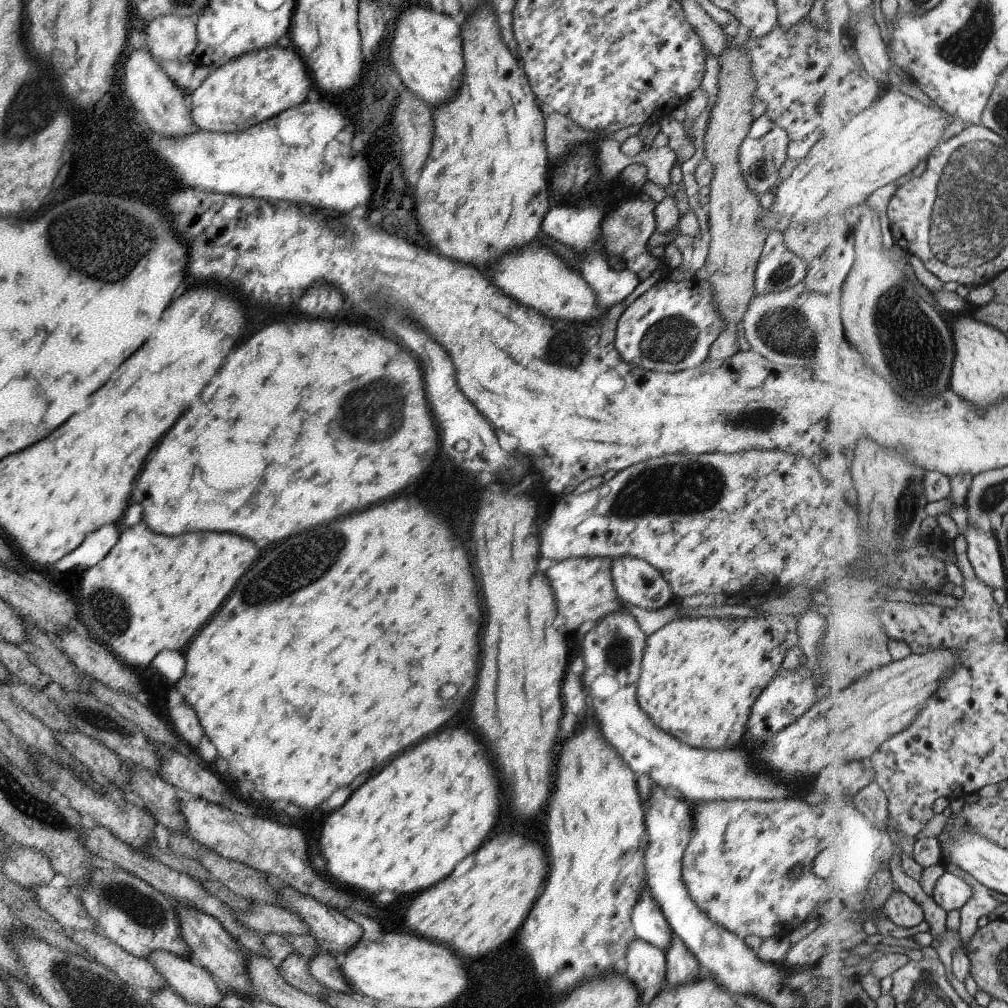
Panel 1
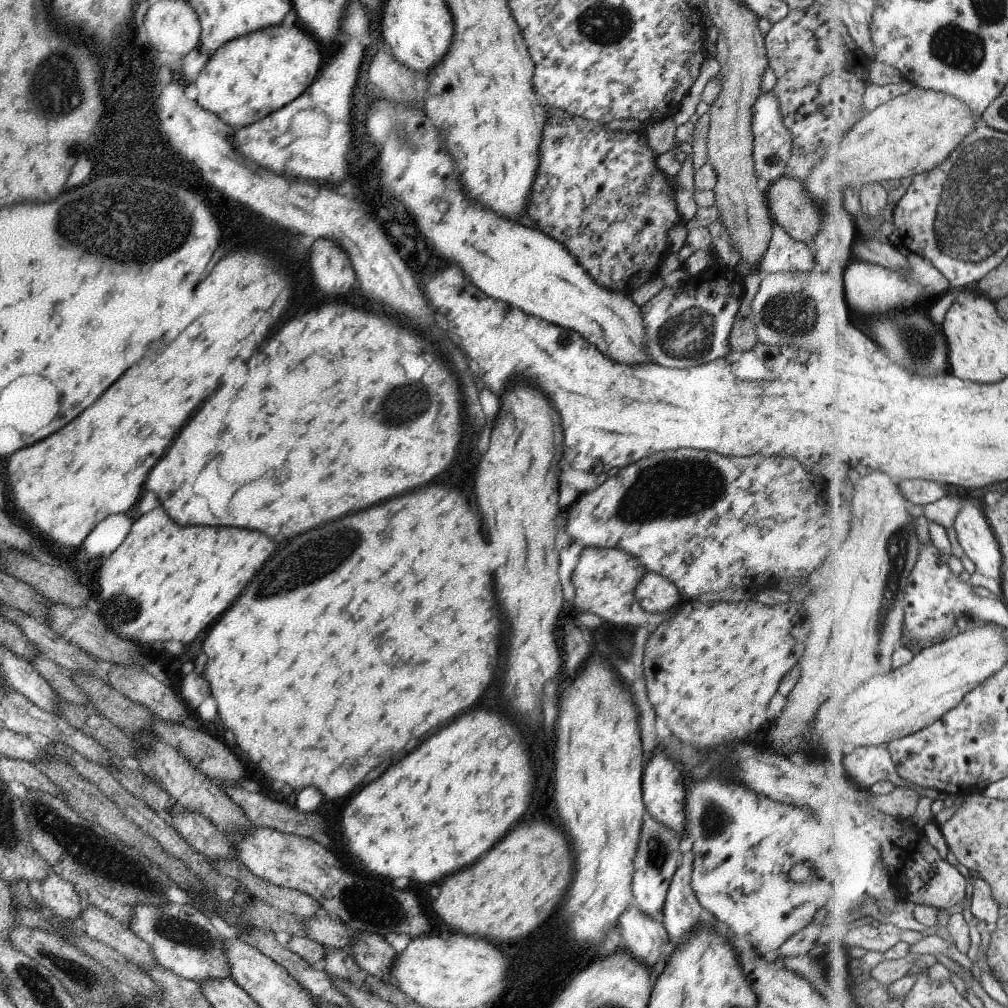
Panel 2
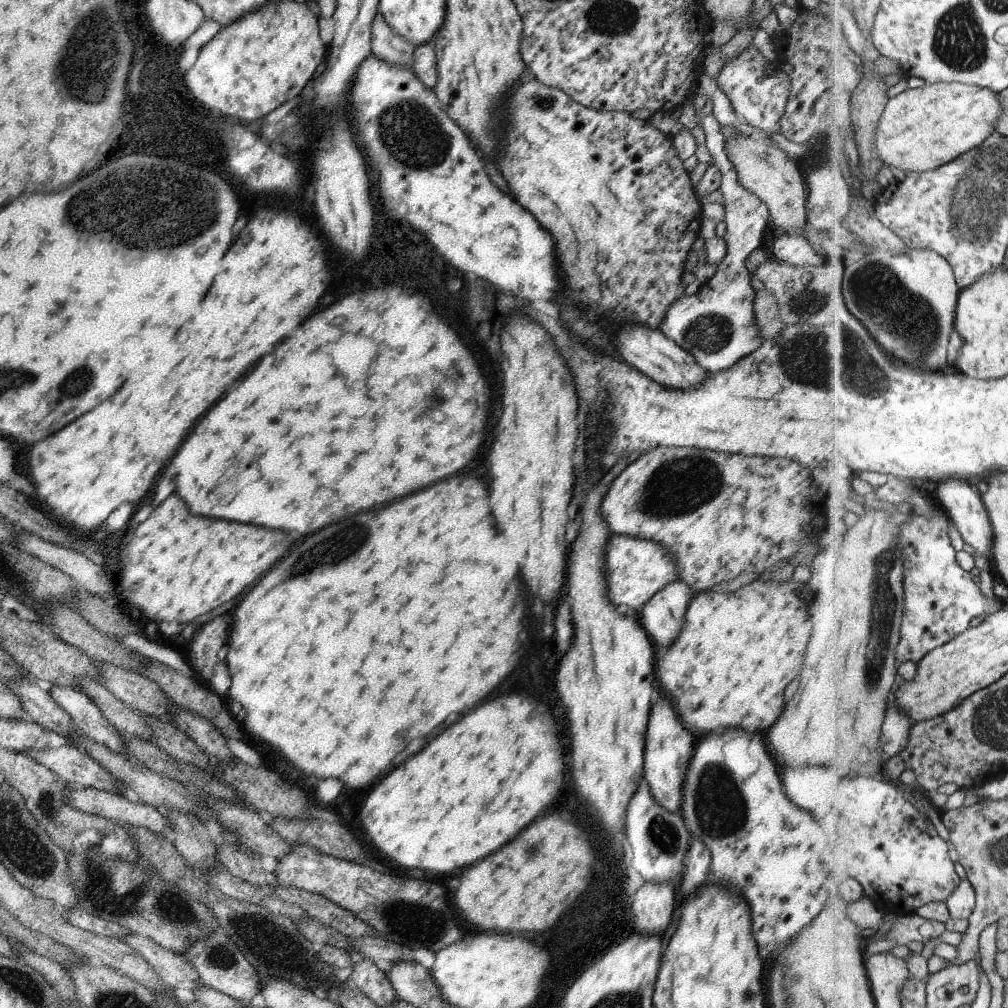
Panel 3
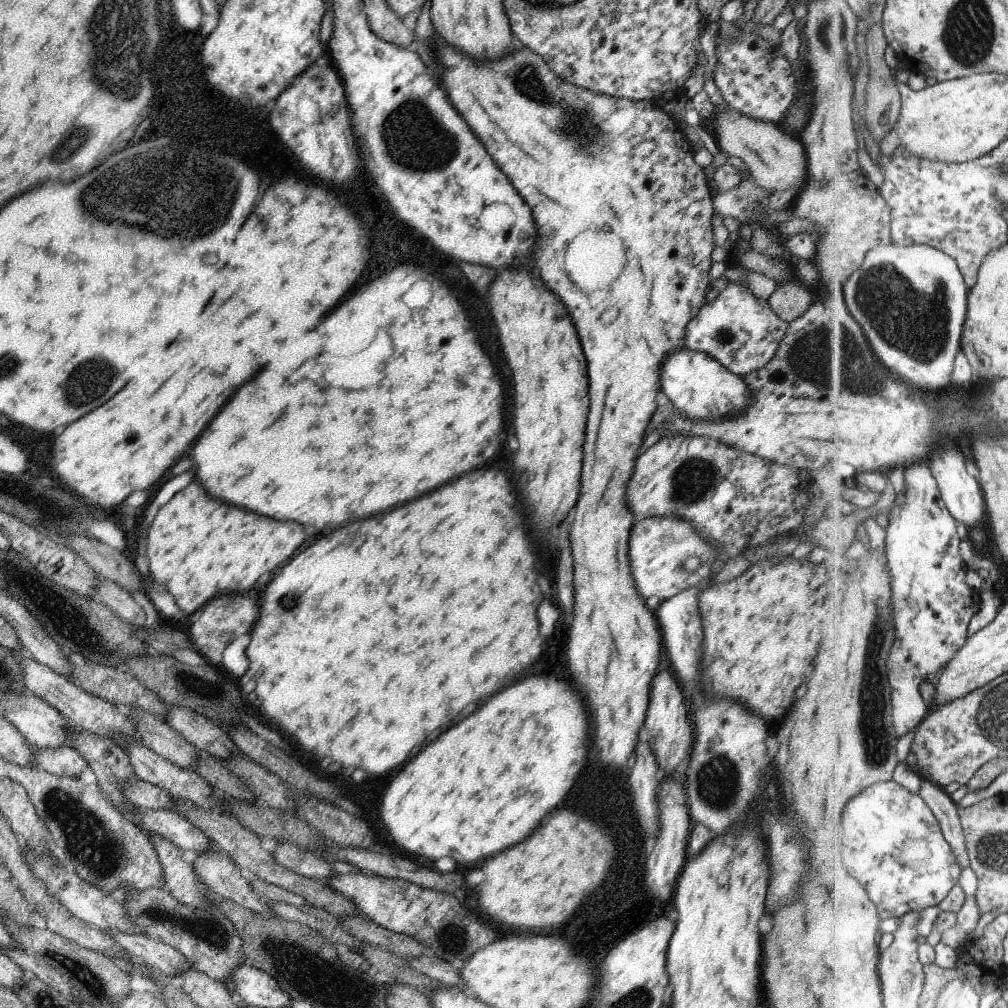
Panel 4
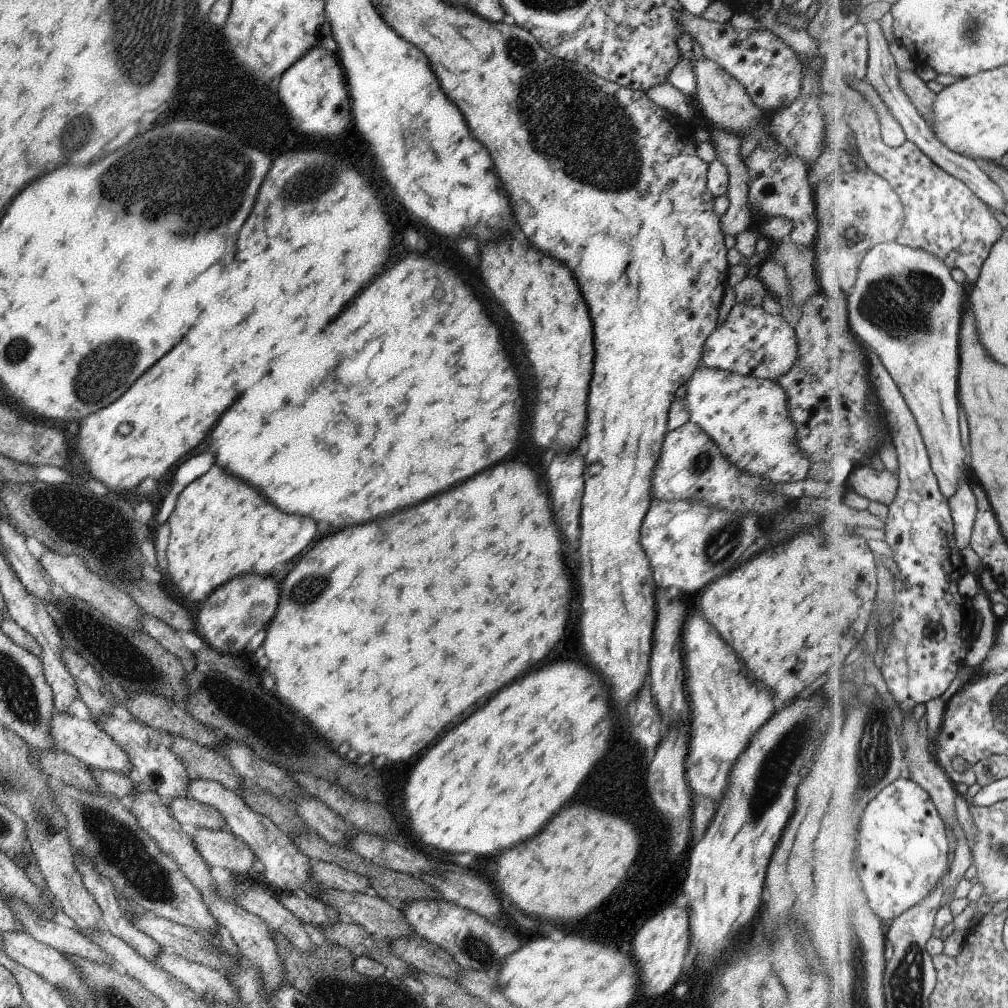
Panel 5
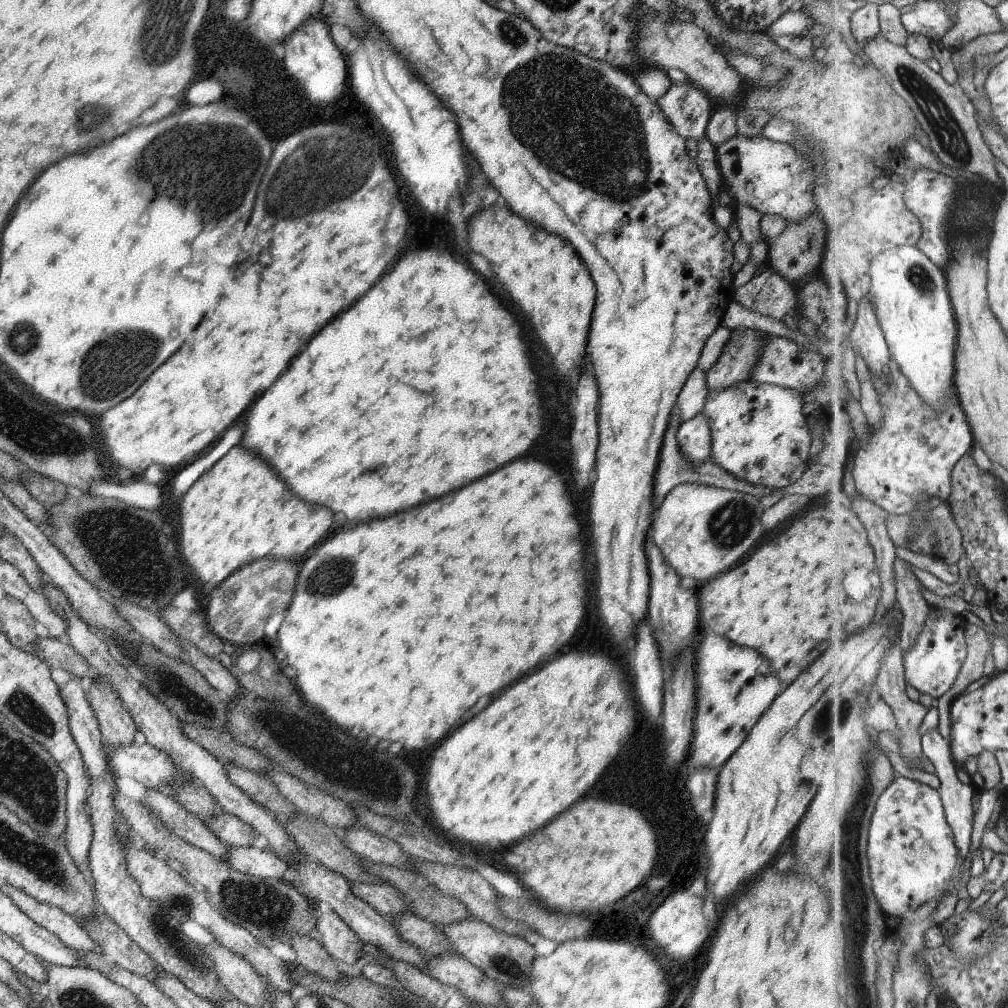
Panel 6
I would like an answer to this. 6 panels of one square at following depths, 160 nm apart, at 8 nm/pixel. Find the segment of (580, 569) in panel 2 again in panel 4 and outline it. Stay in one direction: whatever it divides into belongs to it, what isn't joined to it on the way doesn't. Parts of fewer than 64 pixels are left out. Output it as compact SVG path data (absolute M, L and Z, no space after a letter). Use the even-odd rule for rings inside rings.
M675 515L650 516L637 522L629 536L629 562L637 592L645 598L657 596L661 601L688 588L703 587L711 583L712 565L718 558L720 546L703 540L693 525Z

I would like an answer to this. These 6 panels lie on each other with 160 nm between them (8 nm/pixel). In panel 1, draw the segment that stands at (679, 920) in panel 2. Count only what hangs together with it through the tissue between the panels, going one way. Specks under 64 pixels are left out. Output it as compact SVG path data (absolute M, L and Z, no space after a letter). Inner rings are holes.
M671 932L671 934L672 937L670 938L668 949L664 952L664 956L666 958L666 969L663 985L665 987L667 985L680 985L681 983L686 983L687 981L701 978L697 959L690 954L687 947L683 944L683 942L681 942L681 939L678 939L677 935L673 935L673 932Z

